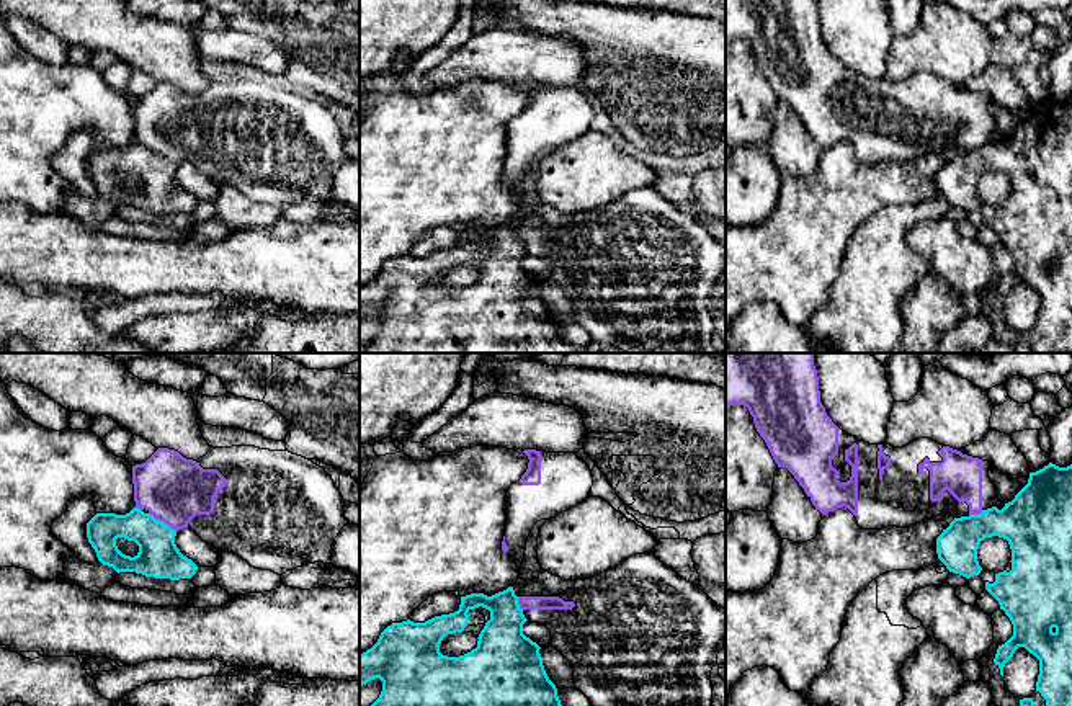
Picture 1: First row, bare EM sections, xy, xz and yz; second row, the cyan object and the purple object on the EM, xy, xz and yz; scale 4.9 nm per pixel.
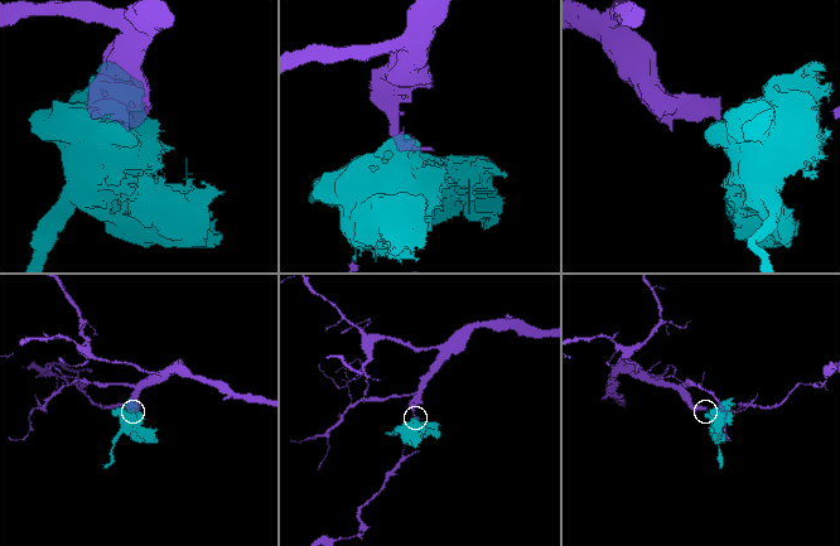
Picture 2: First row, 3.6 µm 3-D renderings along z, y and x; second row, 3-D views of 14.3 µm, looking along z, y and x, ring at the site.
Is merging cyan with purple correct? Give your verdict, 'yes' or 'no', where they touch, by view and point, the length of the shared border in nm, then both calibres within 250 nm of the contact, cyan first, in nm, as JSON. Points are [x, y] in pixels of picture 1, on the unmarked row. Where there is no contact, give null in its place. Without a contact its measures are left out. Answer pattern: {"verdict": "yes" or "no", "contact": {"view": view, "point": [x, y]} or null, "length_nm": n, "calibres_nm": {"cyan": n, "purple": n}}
{"verdict": "no", "contact": {"view": "xy", "point": [162, 156]}, "length_nm": 170, "calibres_nm": {"cyan": 200, "purple": 320}}

